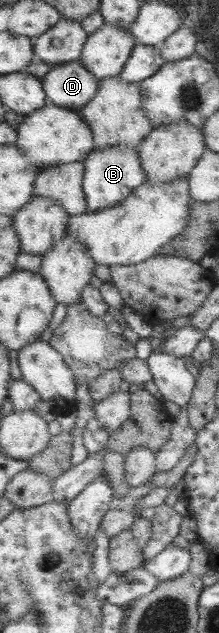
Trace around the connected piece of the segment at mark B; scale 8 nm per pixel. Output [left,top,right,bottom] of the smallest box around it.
[83,146,148,212]

